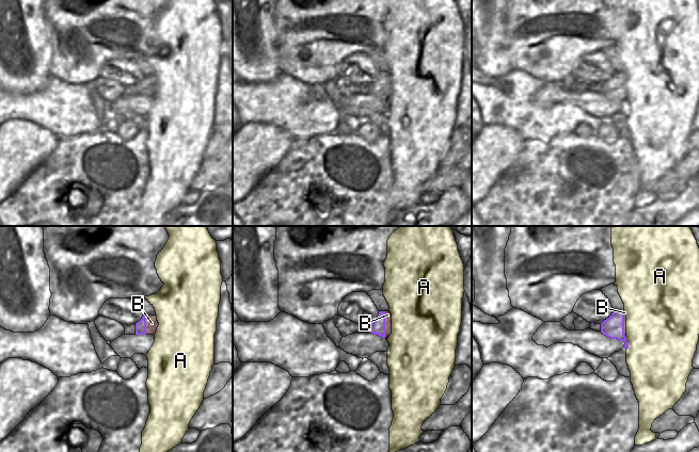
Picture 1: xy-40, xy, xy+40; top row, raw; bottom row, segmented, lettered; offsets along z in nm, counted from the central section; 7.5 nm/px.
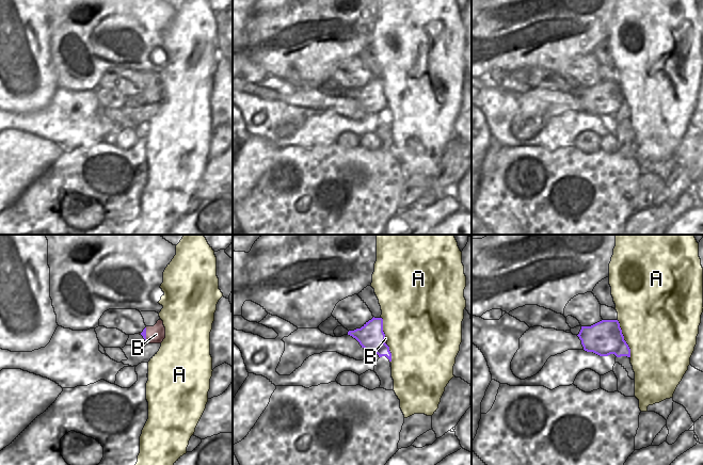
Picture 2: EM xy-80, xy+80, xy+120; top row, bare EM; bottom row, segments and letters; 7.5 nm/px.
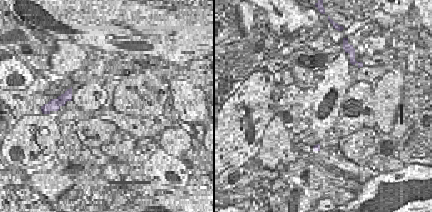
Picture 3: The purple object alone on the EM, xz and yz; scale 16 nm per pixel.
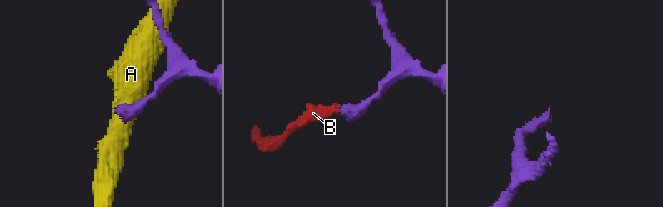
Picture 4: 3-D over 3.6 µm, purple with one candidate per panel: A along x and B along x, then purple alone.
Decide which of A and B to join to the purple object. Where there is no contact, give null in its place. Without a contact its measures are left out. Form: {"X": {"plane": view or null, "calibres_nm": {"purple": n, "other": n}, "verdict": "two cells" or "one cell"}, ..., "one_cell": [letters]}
{"A": {"plane": "xy+40", "calibres_nm": {"purple": 160, "other": 500}, "verdict": "two cells"}, "B": {"plane": "xy", "calibres_nm": {"purple": 110, "other": 50}, "verdict": "one cell"}, "one_cell": ["B"]}

